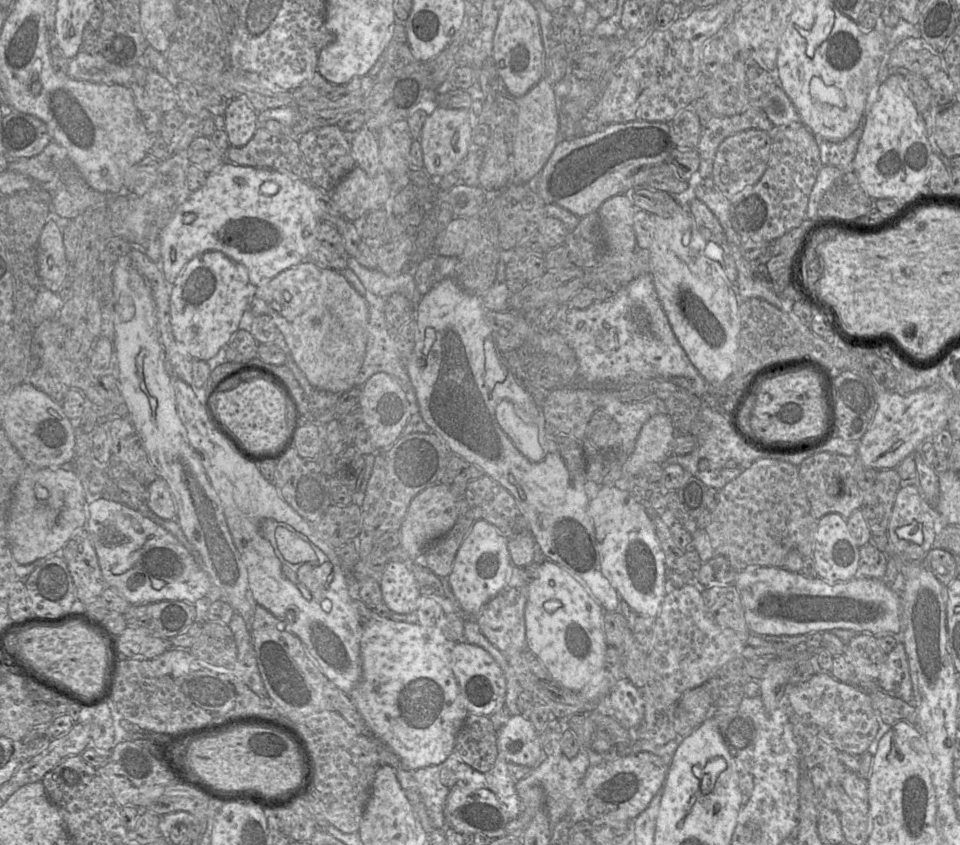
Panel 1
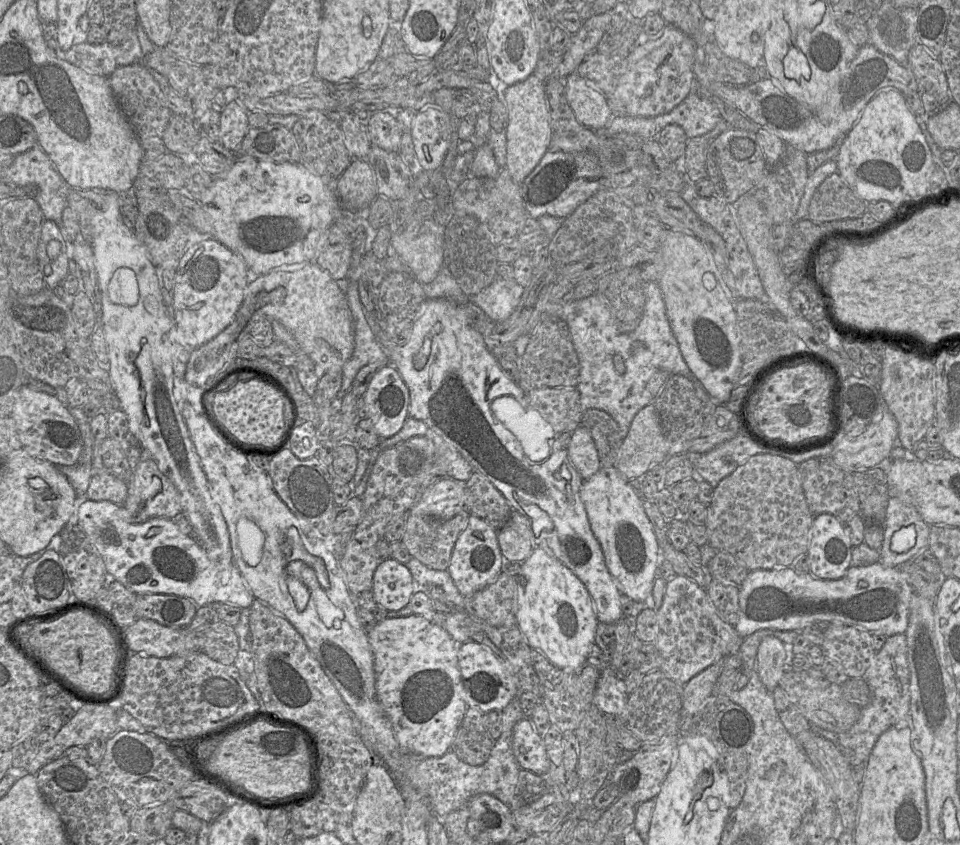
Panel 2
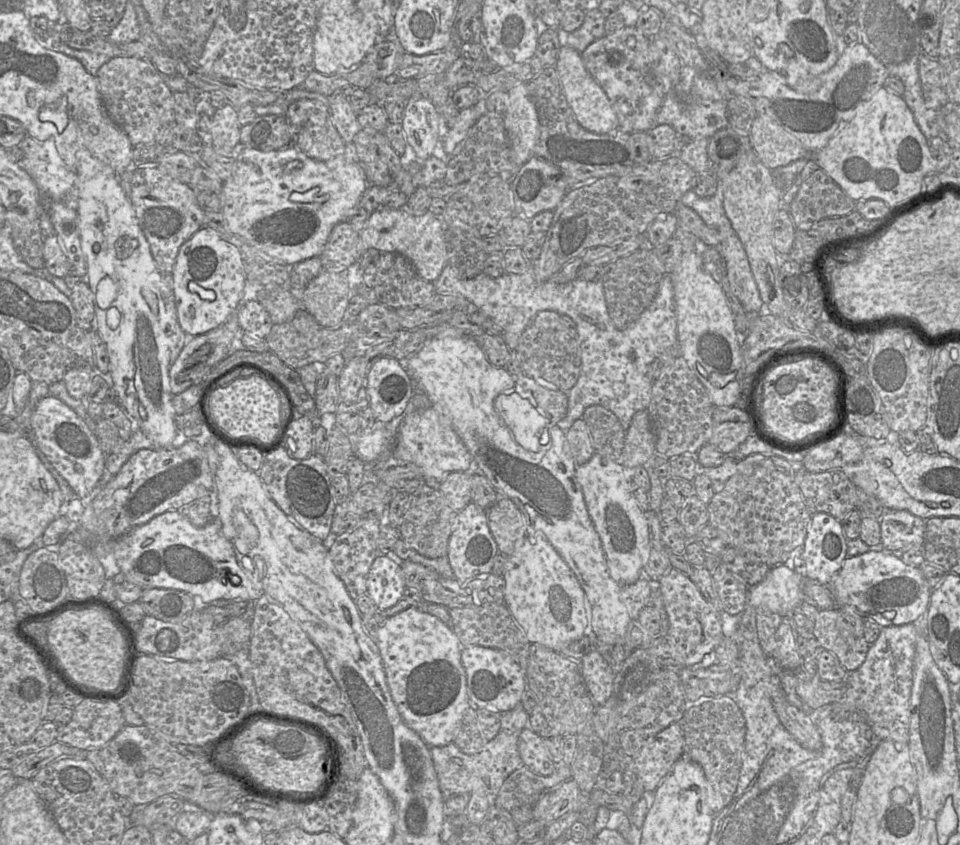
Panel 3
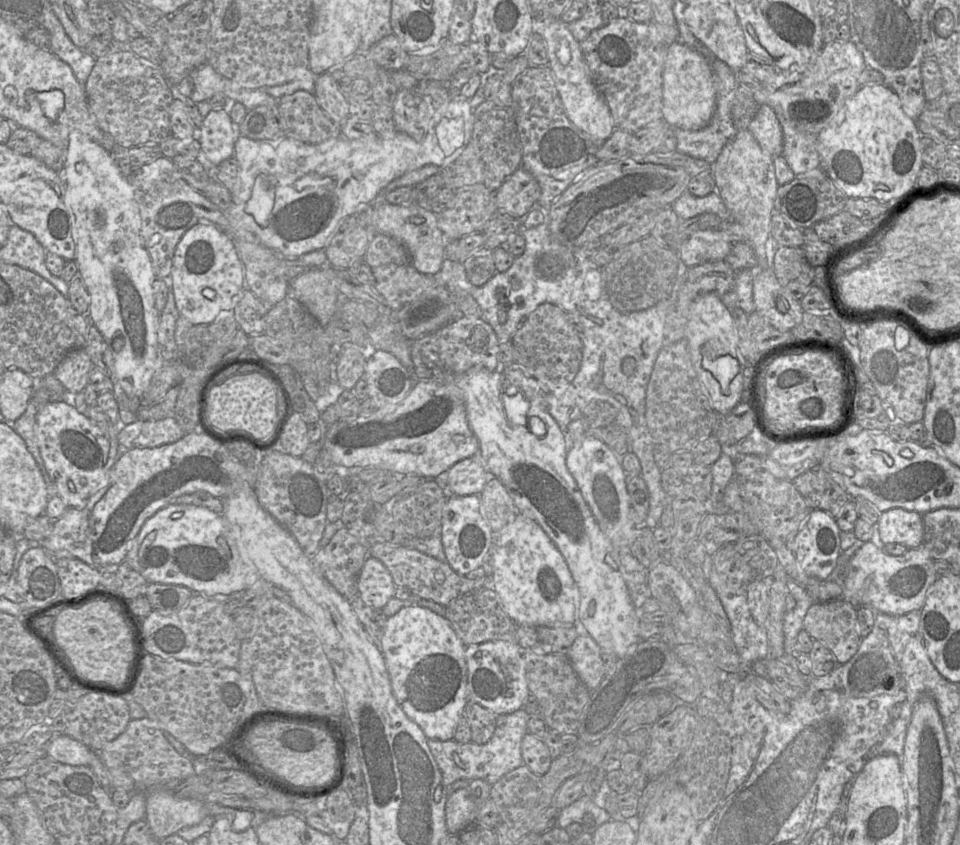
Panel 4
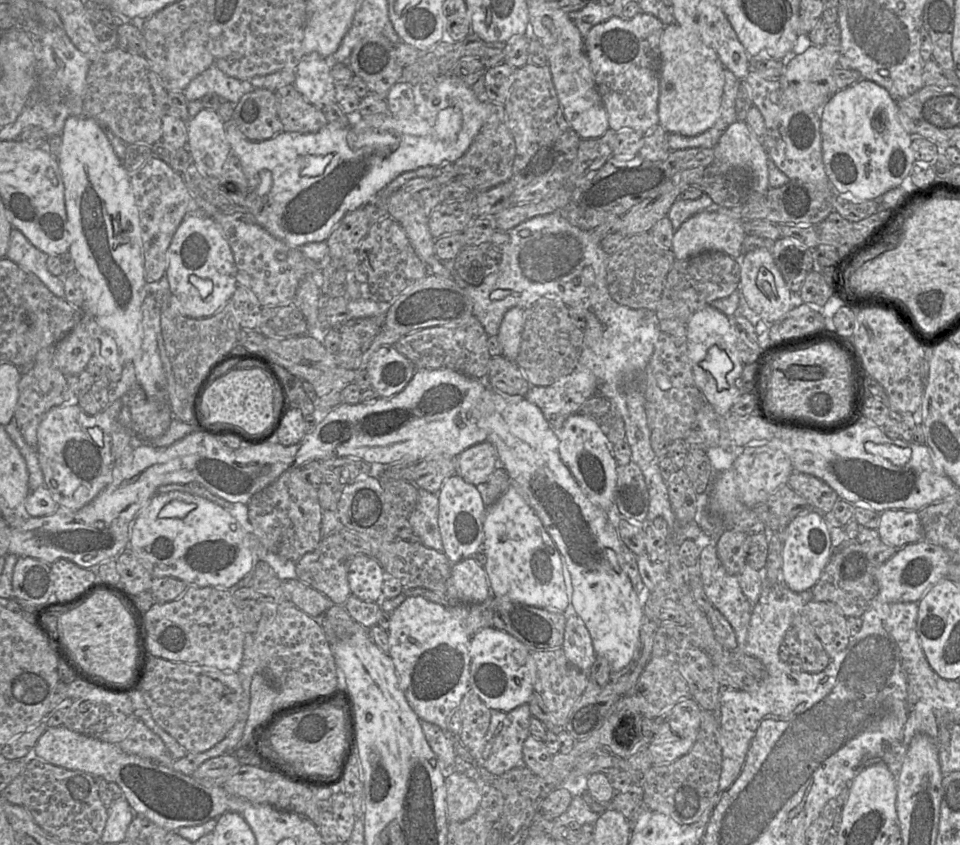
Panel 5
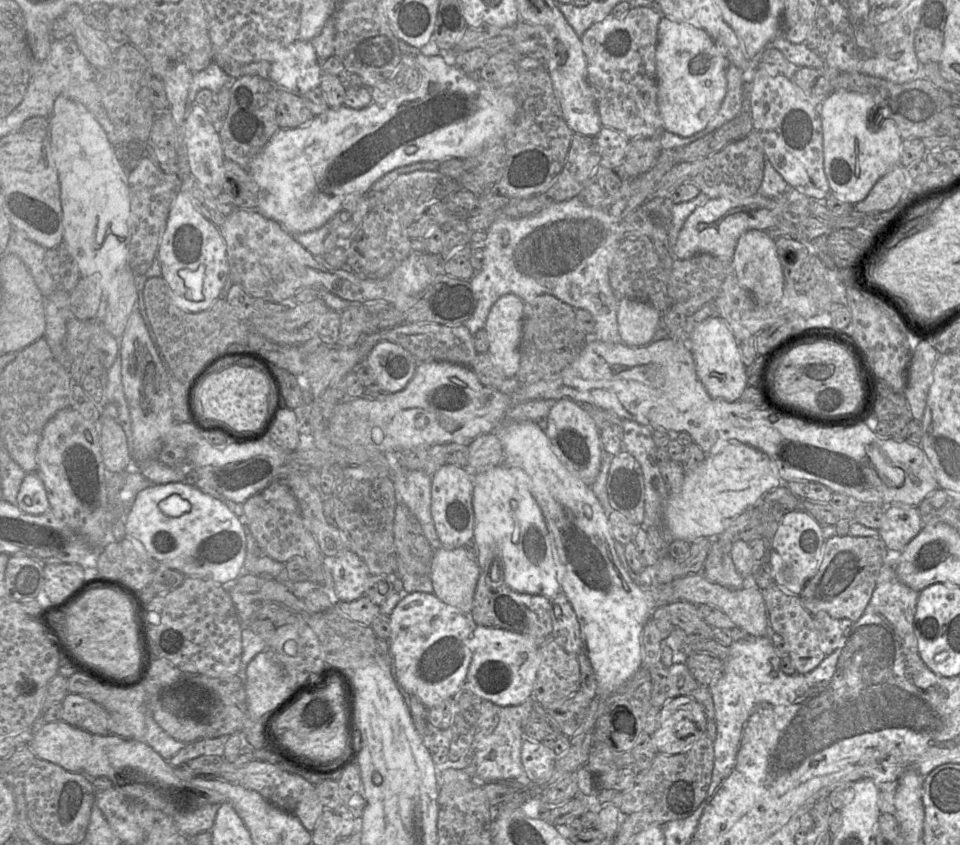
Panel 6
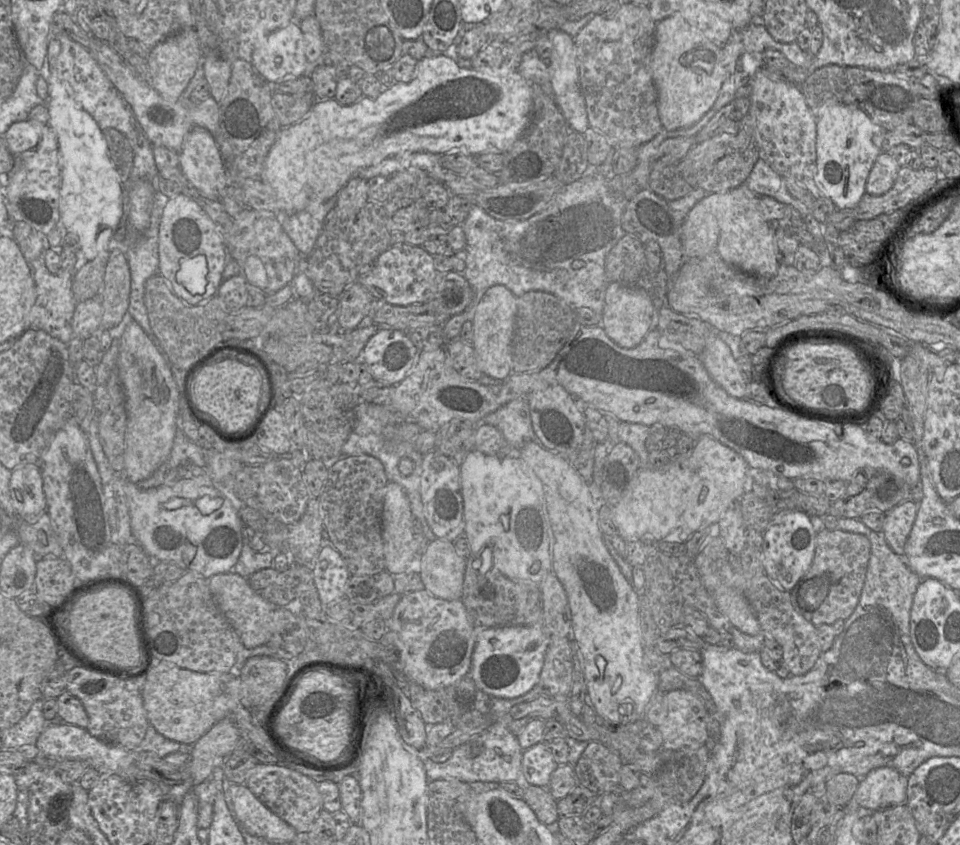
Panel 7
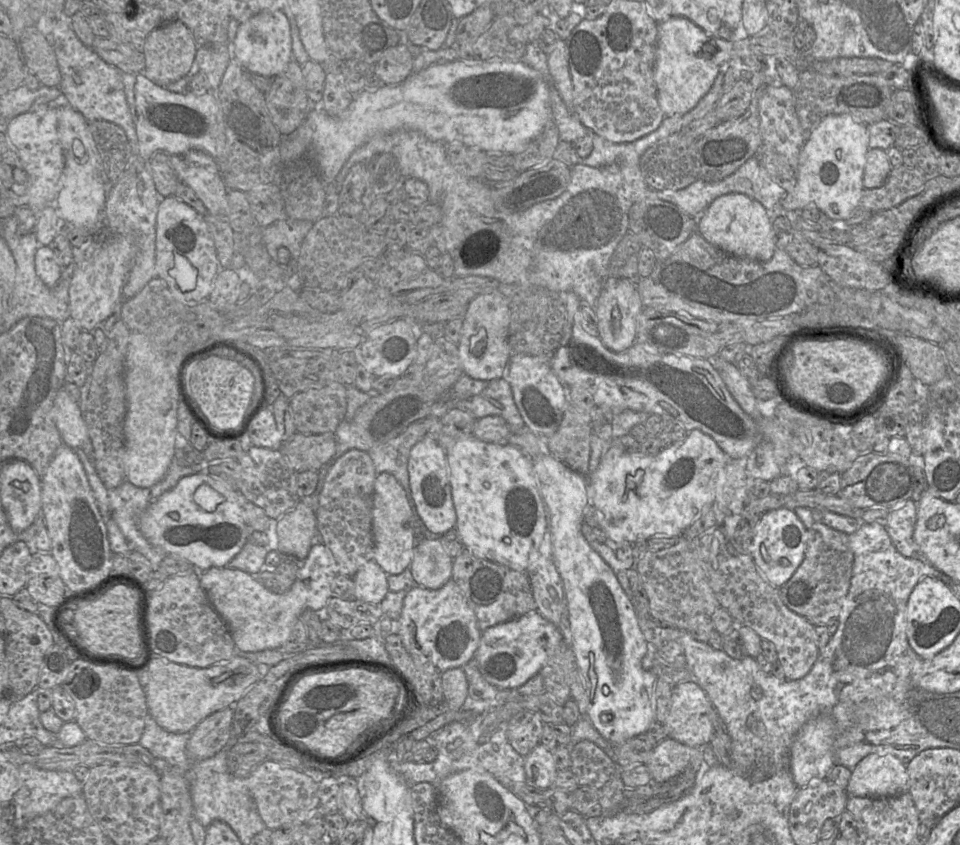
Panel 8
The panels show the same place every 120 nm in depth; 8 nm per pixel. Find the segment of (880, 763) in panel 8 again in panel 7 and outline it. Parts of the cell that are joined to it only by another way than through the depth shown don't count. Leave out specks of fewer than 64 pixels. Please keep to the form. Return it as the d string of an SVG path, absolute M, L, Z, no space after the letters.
M891 767L871 770L860 779L852 799L867 810L882 810L906 803L907 777Z

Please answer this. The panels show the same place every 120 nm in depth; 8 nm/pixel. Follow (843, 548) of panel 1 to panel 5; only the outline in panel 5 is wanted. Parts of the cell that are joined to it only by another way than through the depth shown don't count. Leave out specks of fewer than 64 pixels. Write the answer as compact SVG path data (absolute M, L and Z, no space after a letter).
M814 509L798 514L784 530L782 543L783 576L787 586L795 592L809 592L820 579L832 554L827 517Z

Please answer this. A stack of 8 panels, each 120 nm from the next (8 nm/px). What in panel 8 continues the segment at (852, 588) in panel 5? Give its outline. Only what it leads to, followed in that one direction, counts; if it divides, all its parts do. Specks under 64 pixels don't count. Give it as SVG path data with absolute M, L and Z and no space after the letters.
M814 522L808 529L805 557L791 578L778 588L780 598L790 610L806 618L812 625L825 625L831 618L840 615L850 588L853 563L849 535L822 522Z

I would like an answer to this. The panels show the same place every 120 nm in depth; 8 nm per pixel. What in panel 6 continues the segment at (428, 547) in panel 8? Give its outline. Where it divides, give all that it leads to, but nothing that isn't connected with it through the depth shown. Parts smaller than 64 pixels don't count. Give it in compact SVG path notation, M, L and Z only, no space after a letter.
M464 547L436 549L430 560L433 593L444 603L470 614L480 568Z

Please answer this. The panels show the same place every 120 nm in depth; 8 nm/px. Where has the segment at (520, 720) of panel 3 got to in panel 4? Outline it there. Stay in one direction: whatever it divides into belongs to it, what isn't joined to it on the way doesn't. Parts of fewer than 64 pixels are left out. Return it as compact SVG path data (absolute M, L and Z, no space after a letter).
M523 708L510 714L498 715L494 734L484 744L459 743L455 739L427 739L428 747L442 773L444 785L449 786L459 779L482 779L493 785L510 771L522 766L522 740L528 733L530 717Z

